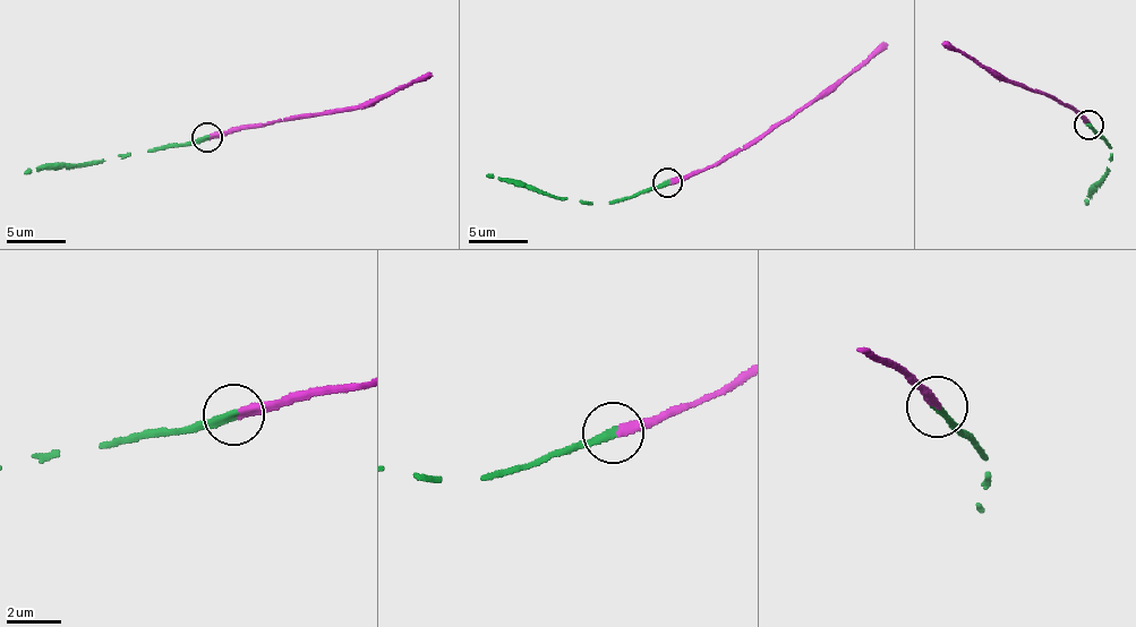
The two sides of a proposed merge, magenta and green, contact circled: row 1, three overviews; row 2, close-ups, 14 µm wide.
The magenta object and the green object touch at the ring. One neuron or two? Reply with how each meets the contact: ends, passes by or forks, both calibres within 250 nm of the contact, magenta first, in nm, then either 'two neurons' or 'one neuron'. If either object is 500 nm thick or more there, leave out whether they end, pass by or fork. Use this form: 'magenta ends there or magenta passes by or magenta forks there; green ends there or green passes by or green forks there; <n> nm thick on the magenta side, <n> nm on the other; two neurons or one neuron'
magenta ends there; green ends there; 360 nm thick on the magenta side, 300 nm on the other; one neuron

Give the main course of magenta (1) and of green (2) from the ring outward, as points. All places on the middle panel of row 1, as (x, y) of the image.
1: (669, 182), (717, 166), (828, 95), (887, 42)
2: (667, 182), (611, 203), (551, 196), (492, 175), (486, 177)

